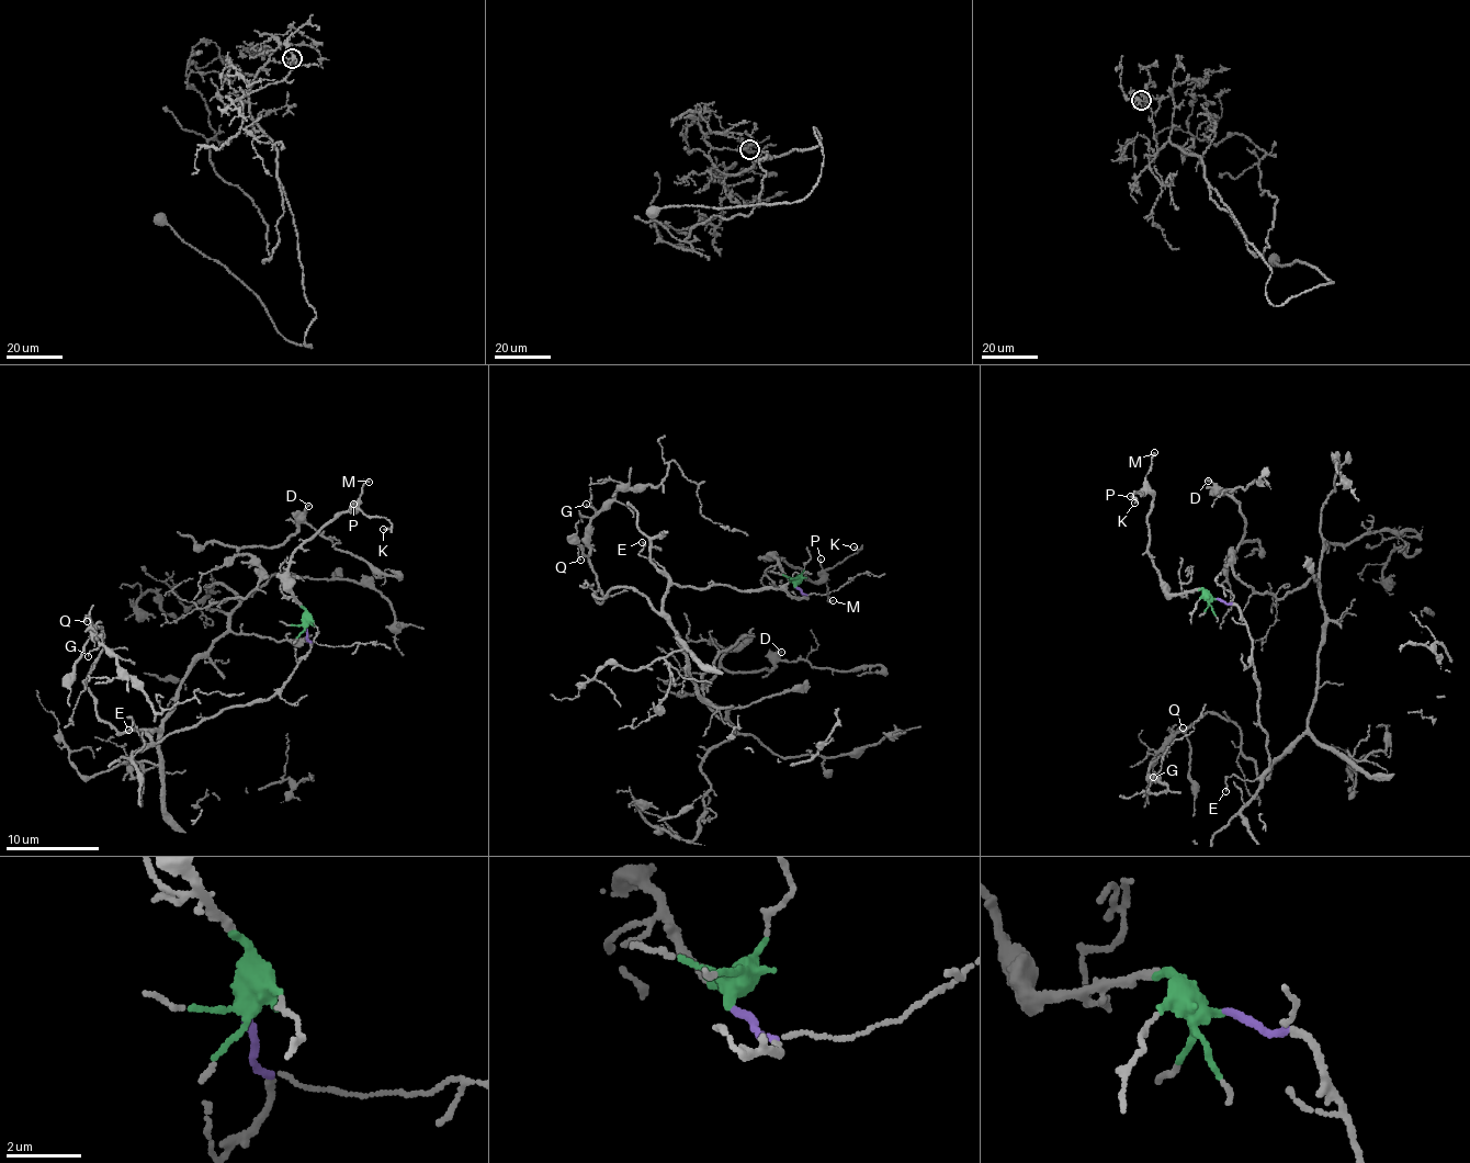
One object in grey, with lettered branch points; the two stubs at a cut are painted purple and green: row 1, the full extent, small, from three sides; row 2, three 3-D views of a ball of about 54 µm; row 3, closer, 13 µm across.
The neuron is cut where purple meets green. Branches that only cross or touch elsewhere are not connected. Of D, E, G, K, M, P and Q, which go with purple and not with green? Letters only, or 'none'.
D, E, G, Q

